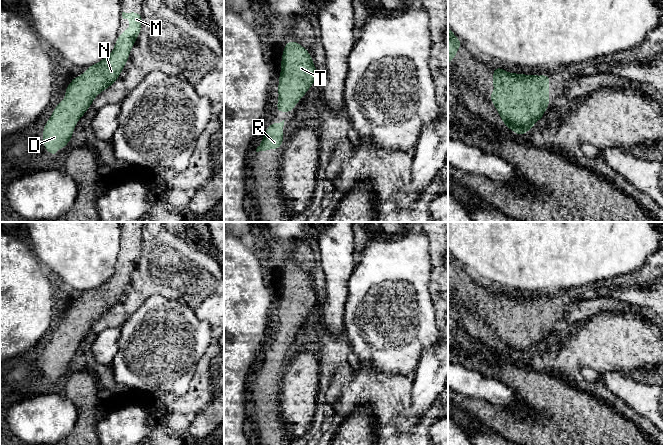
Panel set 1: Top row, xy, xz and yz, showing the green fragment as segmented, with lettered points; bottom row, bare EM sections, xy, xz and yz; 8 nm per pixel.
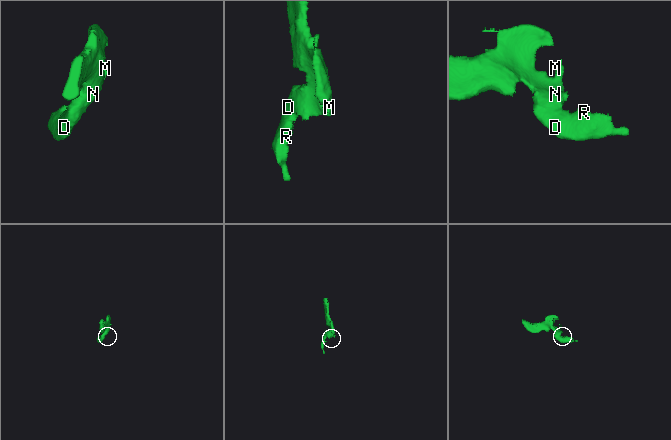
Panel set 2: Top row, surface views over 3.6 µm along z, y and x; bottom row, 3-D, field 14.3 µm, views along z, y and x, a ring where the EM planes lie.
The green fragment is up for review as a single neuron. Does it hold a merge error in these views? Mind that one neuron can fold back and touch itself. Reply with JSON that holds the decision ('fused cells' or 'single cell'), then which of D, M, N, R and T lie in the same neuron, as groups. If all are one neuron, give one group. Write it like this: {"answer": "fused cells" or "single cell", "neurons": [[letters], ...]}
{"answer": "single cell", "neurons": [["D", "M", "N", "R", "T"]]}

